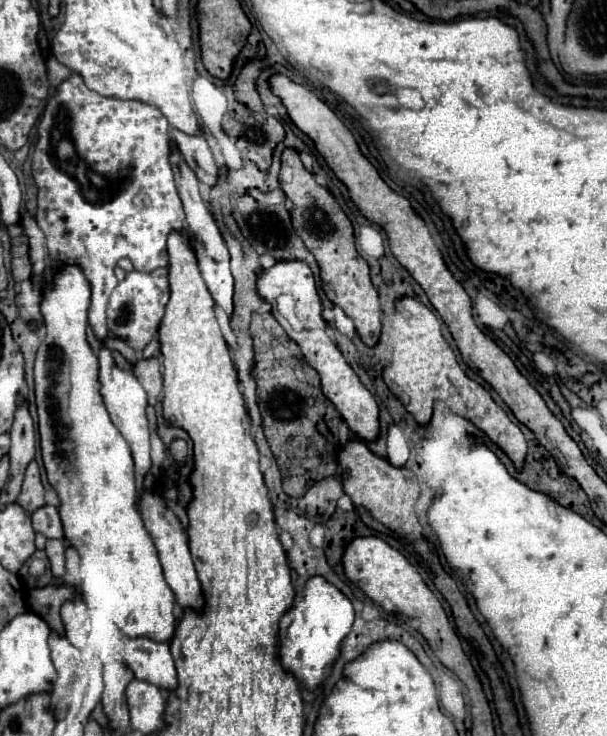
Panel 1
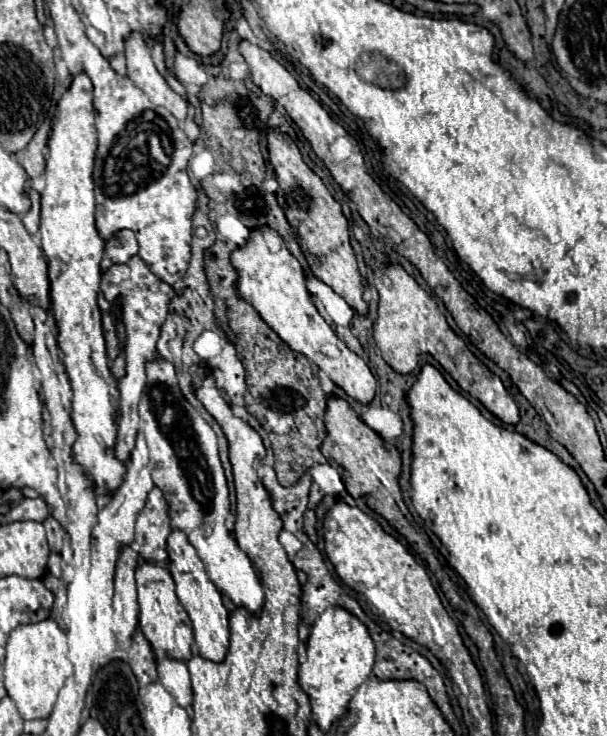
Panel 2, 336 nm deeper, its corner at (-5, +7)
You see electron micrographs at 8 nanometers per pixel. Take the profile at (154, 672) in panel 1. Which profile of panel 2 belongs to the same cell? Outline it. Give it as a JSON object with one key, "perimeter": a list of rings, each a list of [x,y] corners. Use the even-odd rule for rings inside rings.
{"perimeter":[[[160,658],[158,678],[182,708],[188,708],[192,704],[192,686],[190,686],[190,672],[186,668],[186,662]]]}

